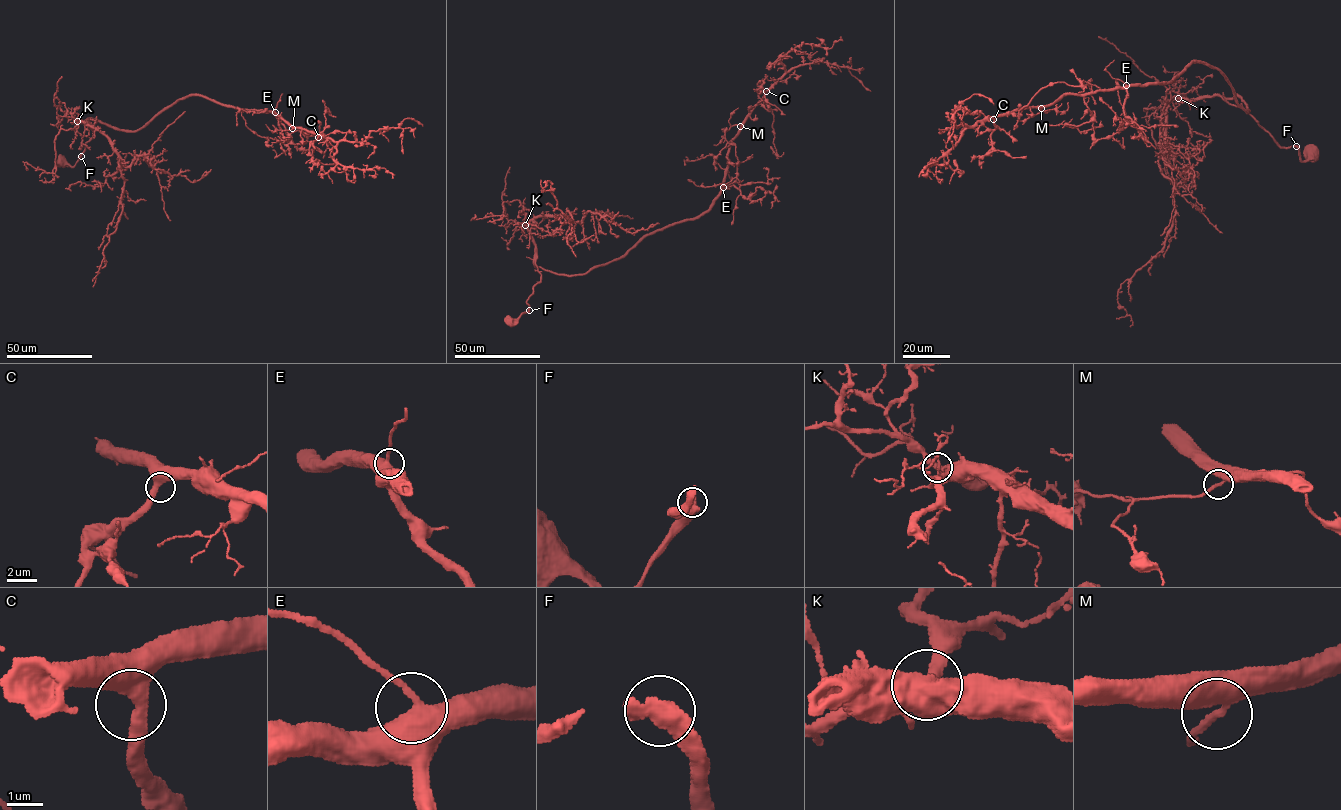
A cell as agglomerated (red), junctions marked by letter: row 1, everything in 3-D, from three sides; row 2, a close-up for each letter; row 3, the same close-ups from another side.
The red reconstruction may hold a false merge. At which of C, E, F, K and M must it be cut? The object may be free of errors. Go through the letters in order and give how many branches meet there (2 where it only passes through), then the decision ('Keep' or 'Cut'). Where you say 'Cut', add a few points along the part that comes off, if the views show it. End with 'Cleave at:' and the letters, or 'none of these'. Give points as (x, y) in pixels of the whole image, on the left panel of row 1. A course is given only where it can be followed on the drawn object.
C: Branches: 2. Keep
E: Branches: 2. Keep
F: Branches: 1. Keep
K: Branches: 2. Keep
M: Branches: 2. Keep
Cleave at: none of these

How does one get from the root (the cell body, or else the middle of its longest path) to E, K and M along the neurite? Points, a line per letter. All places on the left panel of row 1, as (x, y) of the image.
E: (62, 163), (73, 167), (81, 156), (93, 136), (90, 119), (137, 131), (192, 95), (275, 112)
K: (62, 163), (73, 167), (85, 144), (92, 137), (87, 119), (83, 122), (77, 121)
M: (62, 163), (73, 167), (92, 137), (89, 119), (137, 131), (192, 95), (239, 109), (272, 112), (292, 128)

